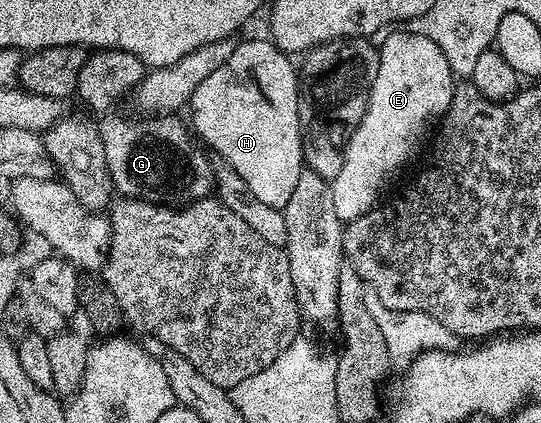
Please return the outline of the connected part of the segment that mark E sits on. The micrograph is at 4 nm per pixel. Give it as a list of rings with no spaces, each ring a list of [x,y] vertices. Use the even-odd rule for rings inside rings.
[[[410,28],[392,29],[389,40],[378,47],[378,52],[379,67],[367,111],[361,116],[361,124],[352,129],[343,149],[341,172],[330,179],[333,208],[345,224],[376,209],[375,201],[387,181],[418,152],[427,125],[447,113],[457,85],[445,52],[429,36],[414,34]]]

